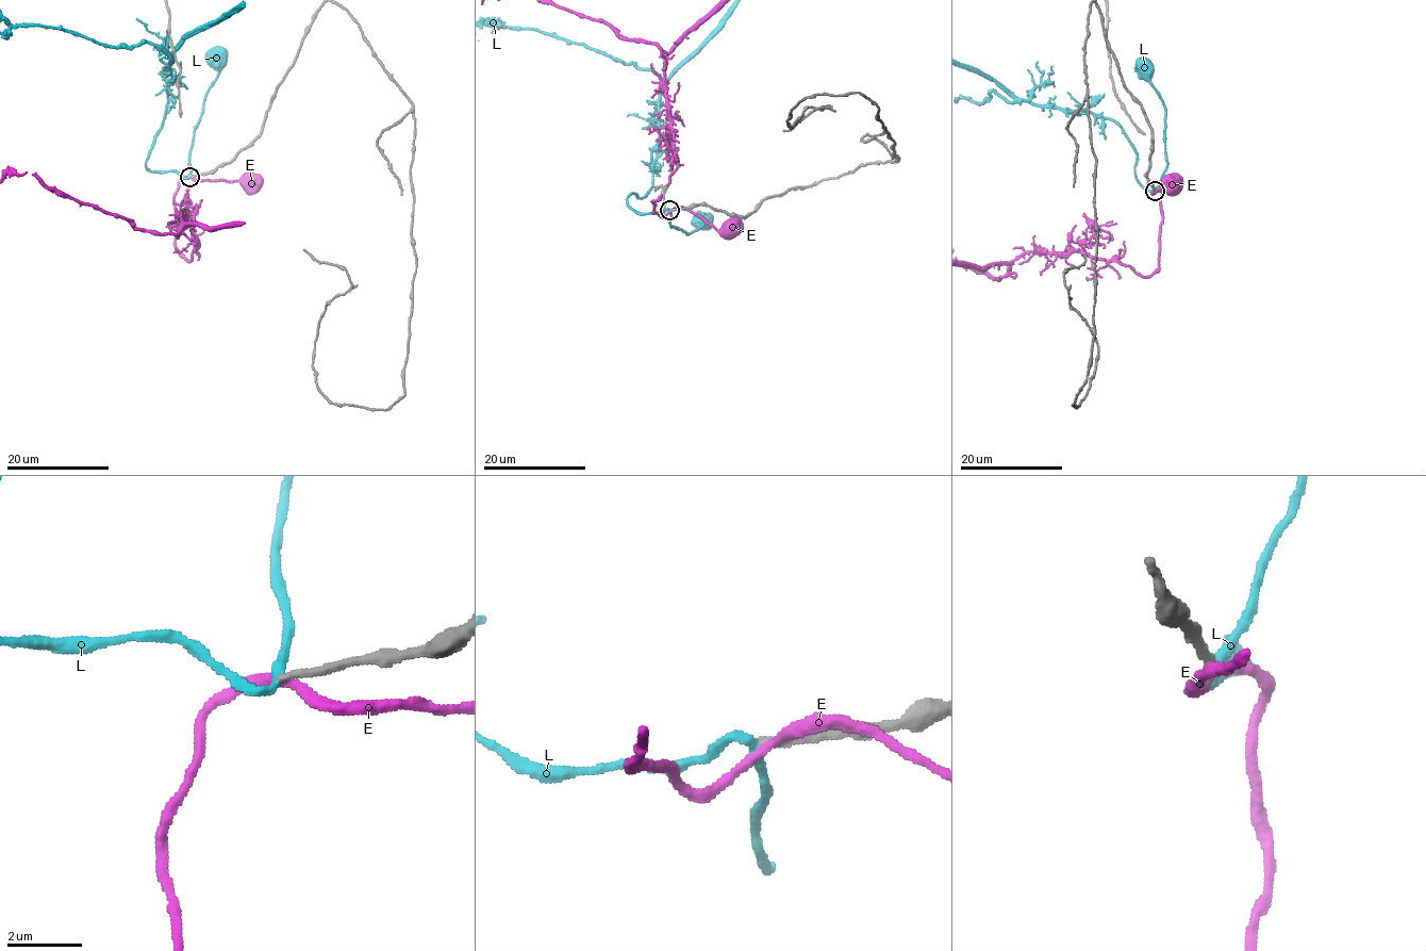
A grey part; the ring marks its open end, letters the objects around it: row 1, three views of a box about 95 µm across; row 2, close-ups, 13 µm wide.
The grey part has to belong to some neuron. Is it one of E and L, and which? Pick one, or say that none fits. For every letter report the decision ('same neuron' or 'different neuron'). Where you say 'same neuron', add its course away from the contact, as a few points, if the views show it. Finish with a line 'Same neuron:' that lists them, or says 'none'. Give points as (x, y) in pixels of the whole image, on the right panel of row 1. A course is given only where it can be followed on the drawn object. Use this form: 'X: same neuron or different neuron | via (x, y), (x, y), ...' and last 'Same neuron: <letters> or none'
E: different neuron
L: different neuron
Same neuron: none

